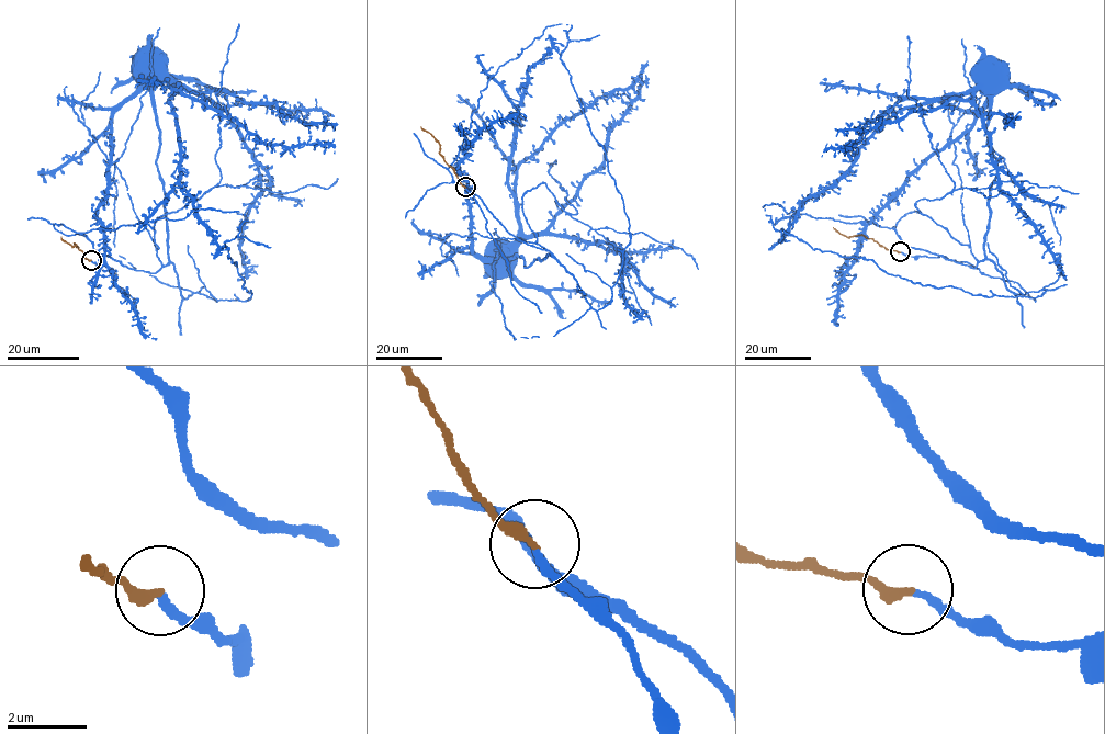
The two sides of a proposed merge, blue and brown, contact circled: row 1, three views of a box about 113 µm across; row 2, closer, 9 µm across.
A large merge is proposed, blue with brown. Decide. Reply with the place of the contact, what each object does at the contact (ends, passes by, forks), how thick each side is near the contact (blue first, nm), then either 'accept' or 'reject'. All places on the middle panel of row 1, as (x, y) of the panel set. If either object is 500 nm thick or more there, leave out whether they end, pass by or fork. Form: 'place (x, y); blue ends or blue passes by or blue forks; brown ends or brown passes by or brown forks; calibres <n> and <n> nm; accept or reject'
place (465, 187); blue ends; brown ends; calibres 190 and 280 nm; accept

